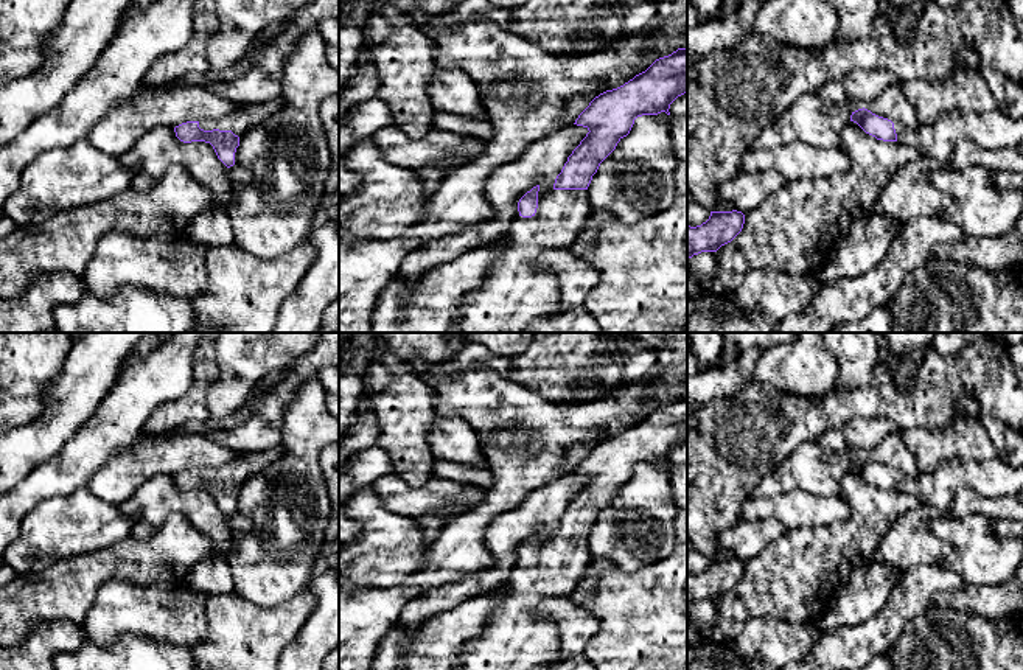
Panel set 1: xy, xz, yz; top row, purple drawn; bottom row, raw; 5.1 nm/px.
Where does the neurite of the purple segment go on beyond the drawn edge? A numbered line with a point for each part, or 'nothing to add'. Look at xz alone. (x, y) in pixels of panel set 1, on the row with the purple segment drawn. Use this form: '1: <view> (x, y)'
1: xz (515, 296)

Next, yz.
1: yz (935, 142)

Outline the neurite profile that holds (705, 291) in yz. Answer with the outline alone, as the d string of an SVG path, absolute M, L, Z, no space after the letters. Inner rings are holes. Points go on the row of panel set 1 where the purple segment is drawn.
M701 252L687 260L687 319L695 312L709 312L715 305L732 300L717 277L715 252Z

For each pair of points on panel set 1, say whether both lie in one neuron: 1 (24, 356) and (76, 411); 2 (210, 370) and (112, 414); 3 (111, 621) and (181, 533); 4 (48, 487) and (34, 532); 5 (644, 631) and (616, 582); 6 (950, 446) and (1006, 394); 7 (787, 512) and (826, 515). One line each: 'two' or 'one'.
1: two
2: two
3: two
4: two
5: one
6: two
7: one

